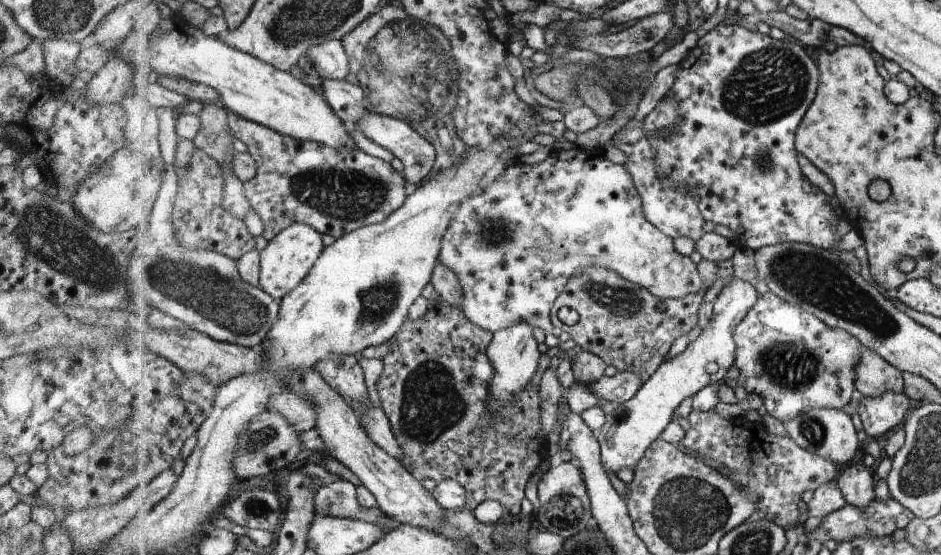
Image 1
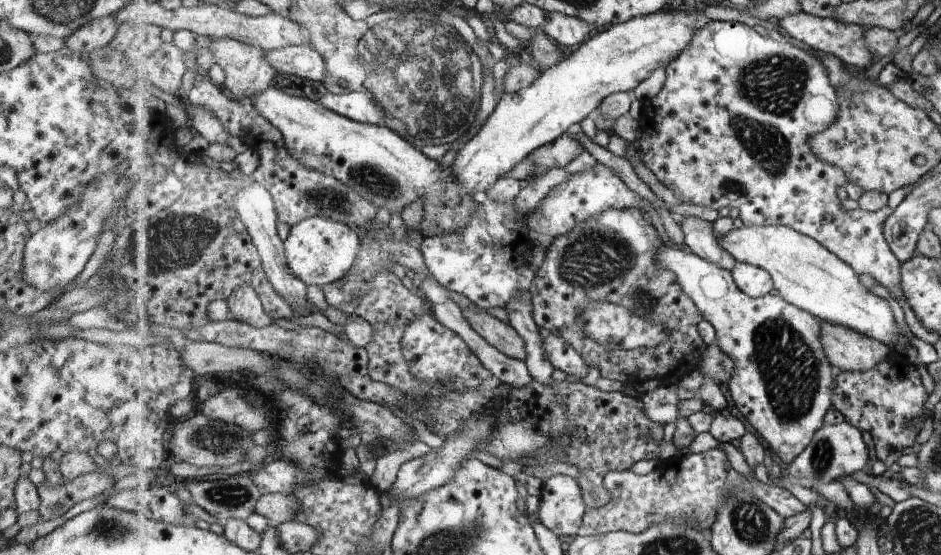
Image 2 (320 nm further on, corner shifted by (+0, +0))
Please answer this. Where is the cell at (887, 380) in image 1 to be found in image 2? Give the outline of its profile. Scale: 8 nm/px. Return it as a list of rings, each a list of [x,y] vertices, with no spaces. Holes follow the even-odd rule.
[[[819,320],[821,342],[828,359],[837,370],[866,371],[893,354],[893,349],[876,338],[852,328]]]

